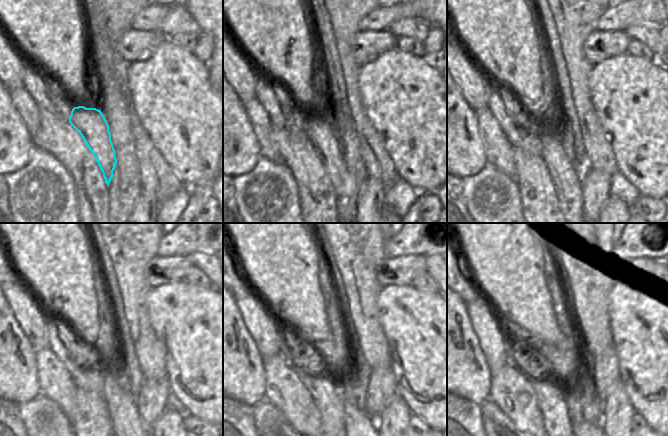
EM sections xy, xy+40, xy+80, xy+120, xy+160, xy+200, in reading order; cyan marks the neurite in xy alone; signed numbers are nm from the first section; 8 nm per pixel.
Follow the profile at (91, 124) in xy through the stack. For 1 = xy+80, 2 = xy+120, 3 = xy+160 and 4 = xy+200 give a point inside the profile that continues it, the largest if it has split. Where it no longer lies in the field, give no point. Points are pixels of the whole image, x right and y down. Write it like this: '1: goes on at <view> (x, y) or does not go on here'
1: goes on at xy+80 (567, 180)
2: goes on at xy+120 (120, 397)
3: goes on at xy+160 (359, 426)
4: goes on at xy+200 (586, 413)

